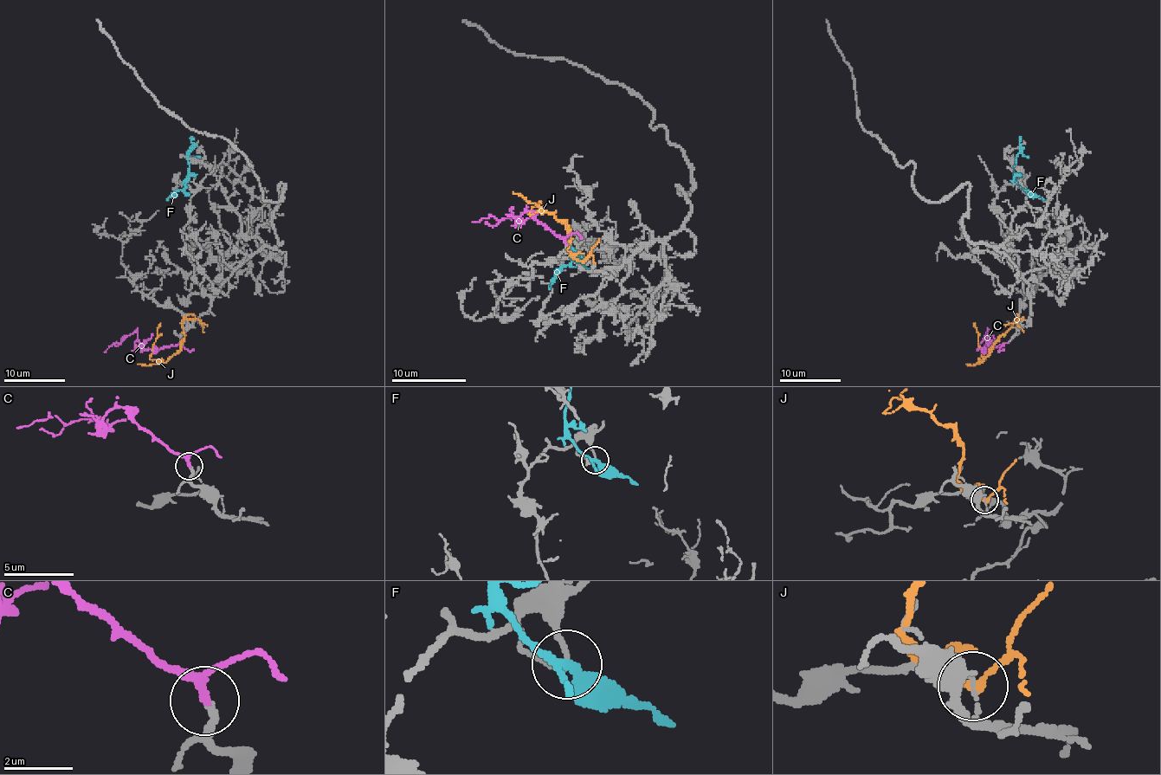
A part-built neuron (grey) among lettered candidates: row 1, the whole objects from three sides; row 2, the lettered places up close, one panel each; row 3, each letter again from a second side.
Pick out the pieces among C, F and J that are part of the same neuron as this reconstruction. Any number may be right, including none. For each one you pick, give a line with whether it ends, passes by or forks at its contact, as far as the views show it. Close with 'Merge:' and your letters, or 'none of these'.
C: it passes by
Merge: C

